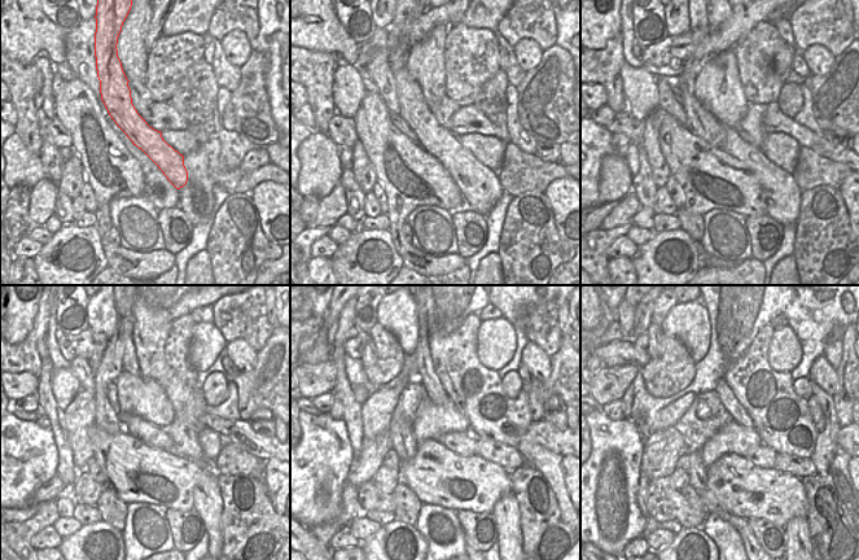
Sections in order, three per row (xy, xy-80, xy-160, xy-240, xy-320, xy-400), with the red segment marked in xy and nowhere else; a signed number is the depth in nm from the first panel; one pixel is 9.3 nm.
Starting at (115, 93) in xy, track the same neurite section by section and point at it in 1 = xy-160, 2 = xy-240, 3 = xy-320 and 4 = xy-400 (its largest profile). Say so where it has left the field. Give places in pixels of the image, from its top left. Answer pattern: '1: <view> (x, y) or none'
1: xy-160 (783, 196)
2: xy-240 (207, 502)
3: xy-320 (505, 511)
4: xy-400 (798, 543)

